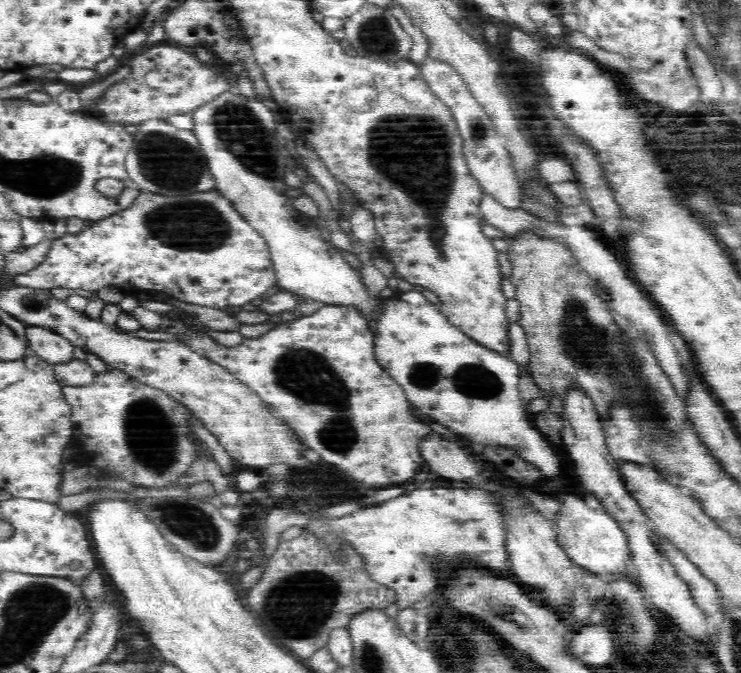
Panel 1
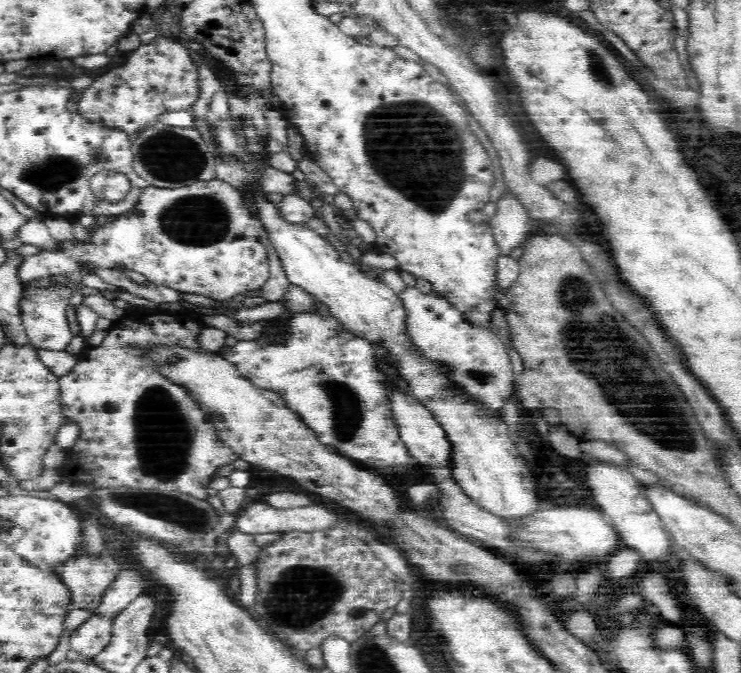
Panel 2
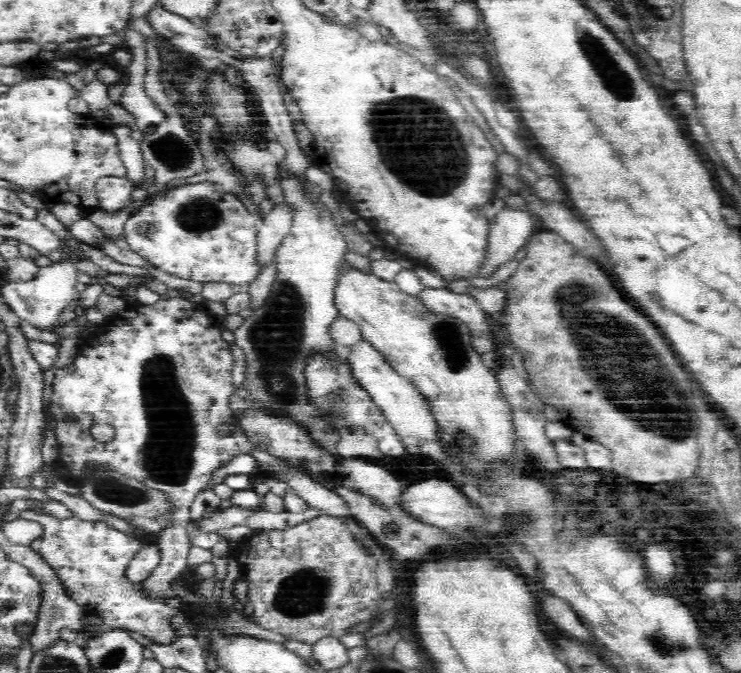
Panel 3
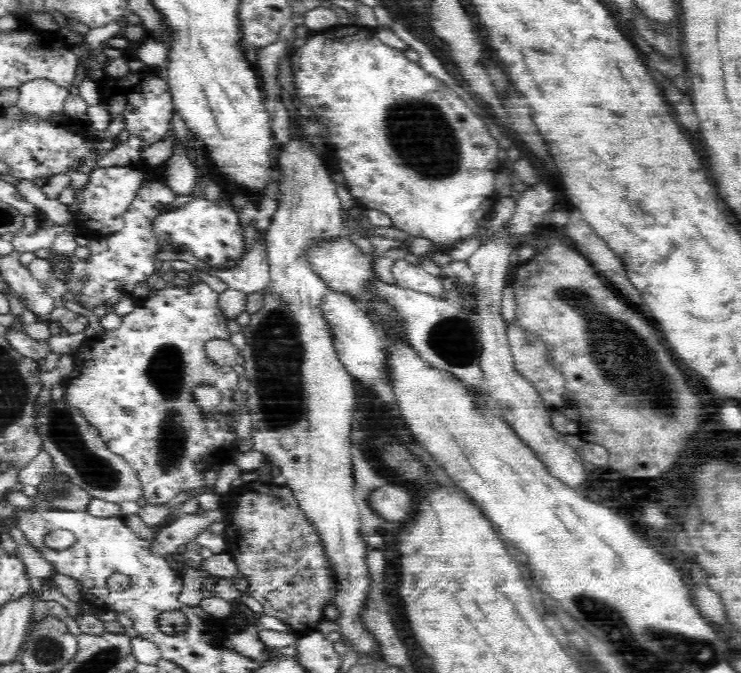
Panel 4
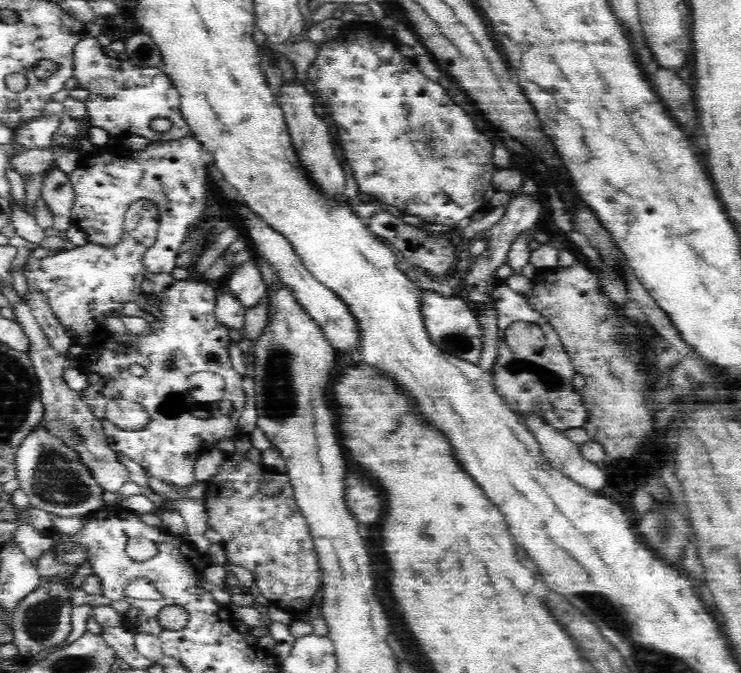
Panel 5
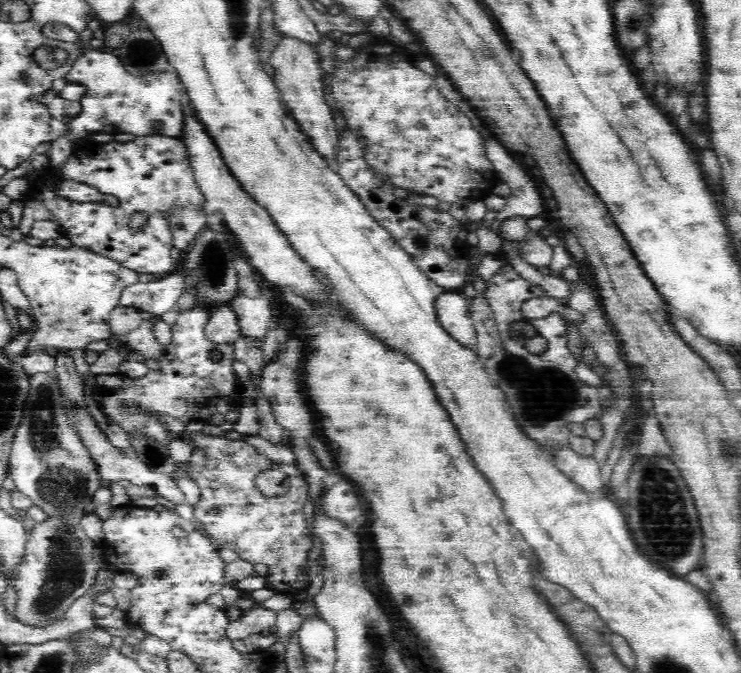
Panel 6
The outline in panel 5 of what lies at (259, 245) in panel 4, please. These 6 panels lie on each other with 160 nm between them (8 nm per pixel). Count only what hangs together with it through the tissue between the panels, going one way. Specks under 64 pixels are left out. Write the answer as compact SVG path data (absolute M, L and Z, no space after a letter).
M250 261L236 269L225 281L225 289L231 292L244 312L266 301L268 288L264 284L256 261Z

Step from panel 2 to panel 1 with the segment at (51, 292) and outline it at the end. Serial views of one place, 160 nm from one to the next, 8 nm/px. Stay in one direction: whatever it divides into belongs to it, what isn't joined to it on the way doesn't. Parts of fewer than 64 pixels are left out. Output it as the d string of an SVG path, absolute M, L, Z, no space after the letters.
M25 324L24 337L26 337L26 354L41 356L49 363L66 362L73 358L74 345L72 341L58 334L55 328L41 324Z

